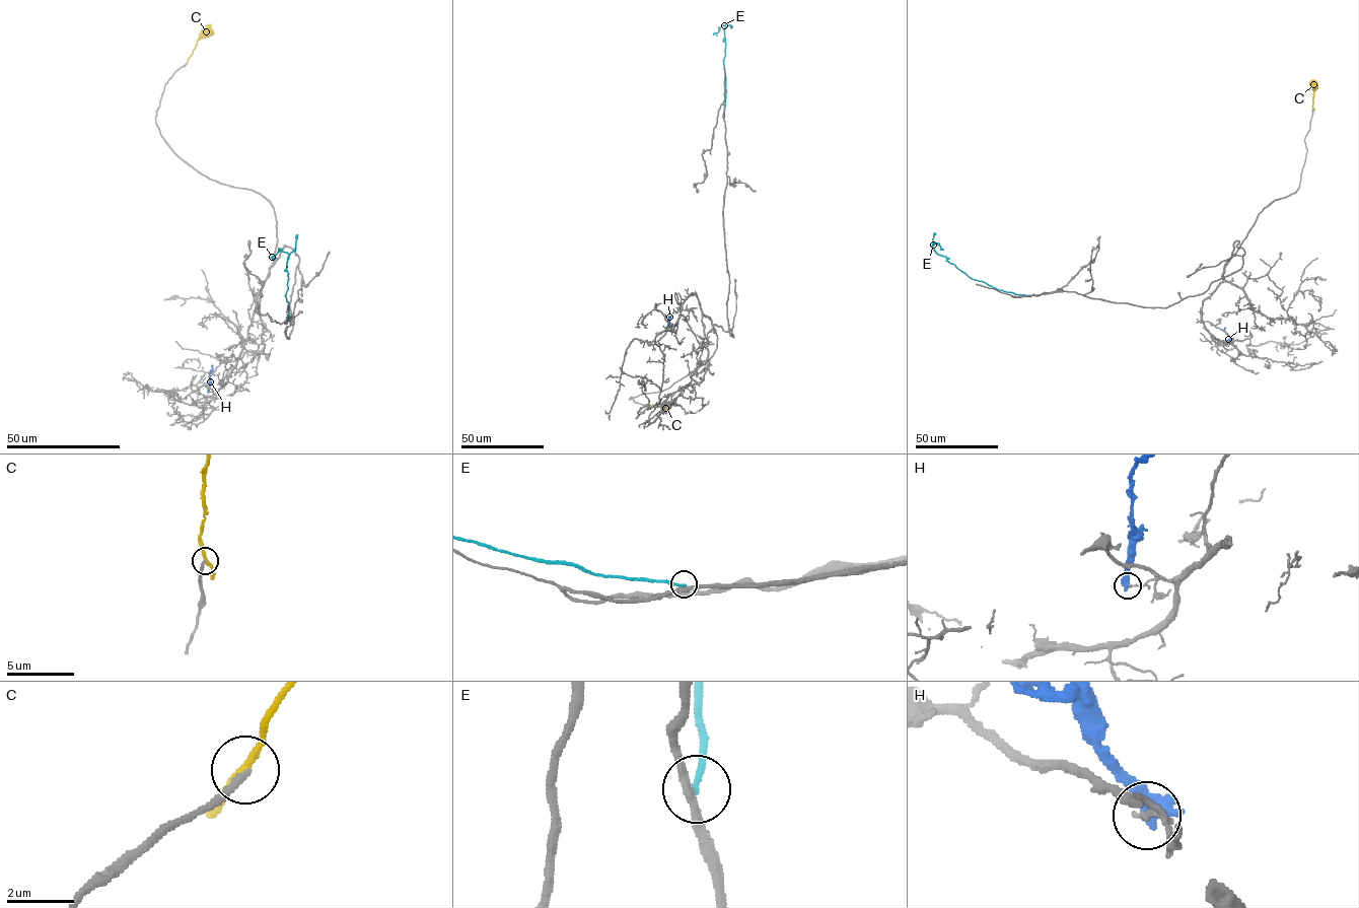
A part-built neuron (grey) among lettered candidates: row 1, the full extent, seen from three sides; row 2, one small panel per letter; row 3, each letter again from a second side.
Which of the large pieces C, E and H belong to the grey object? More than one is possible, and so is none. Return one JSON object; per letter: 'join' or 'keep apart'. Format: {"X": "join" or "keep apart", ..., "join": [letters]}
{"C": "keep apart", "E": "keep apart", "H": "keep apart", "join": []}

